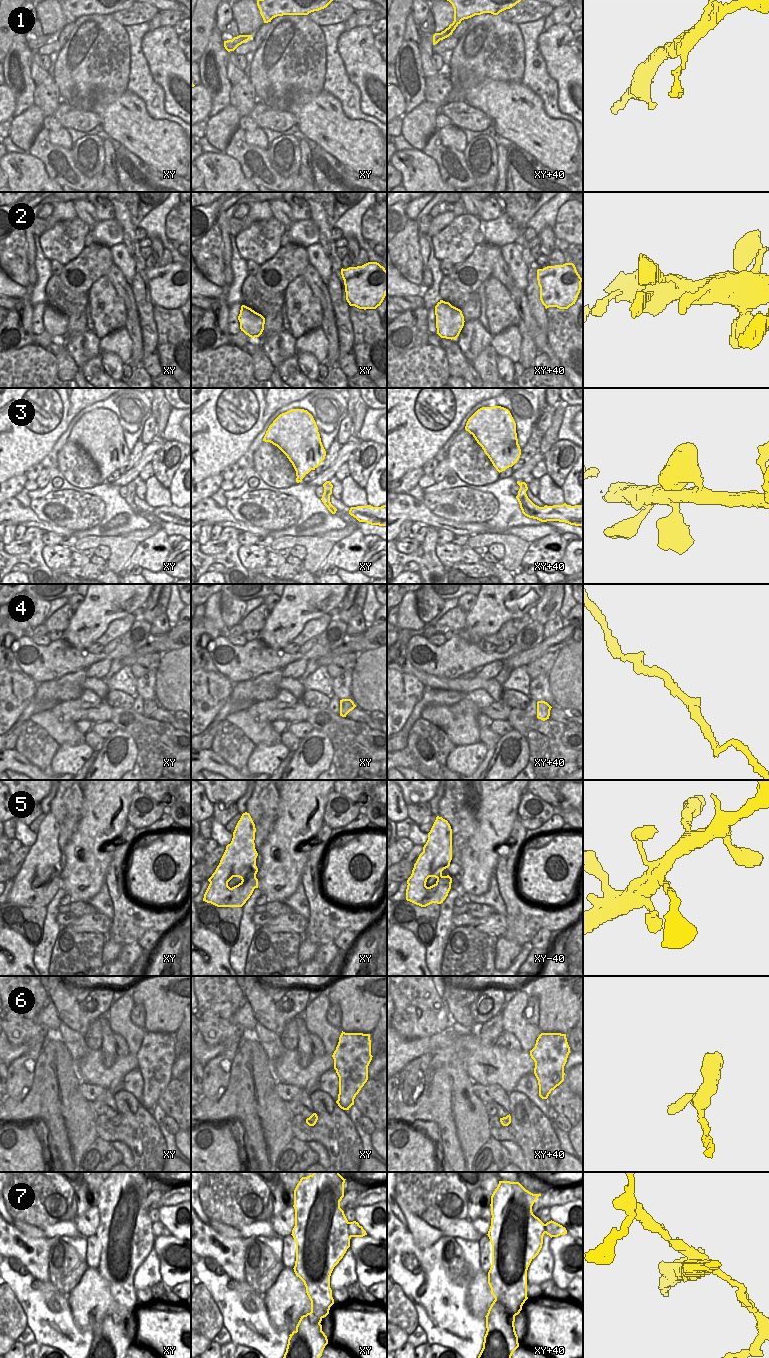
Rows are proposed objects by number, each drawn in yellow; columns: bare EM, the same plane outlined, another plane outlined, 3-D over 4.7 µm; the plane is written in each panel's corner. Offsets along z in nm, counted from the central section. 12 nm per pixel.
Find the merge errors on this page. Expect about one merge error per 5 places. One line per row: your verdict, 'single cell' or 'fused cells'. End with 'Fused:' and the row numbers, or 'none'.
1: single cell
2: single cell
3: single cell
4: single cell
5: single cell
6: single cell
7: fused cells
Fused: 7

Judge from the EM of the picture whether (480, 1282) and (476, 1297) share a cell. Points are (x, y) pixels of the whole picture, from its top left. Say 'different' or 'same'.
same

